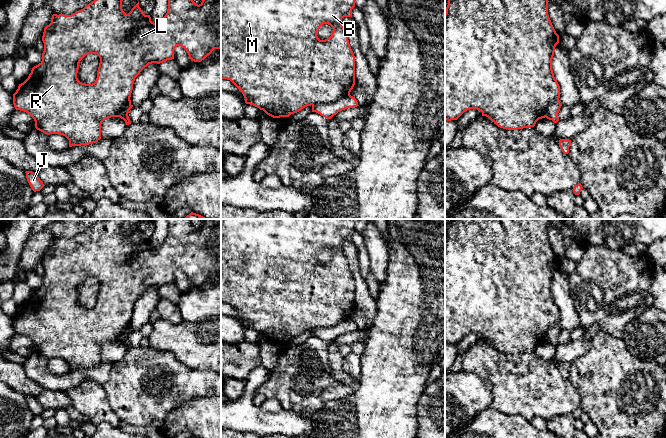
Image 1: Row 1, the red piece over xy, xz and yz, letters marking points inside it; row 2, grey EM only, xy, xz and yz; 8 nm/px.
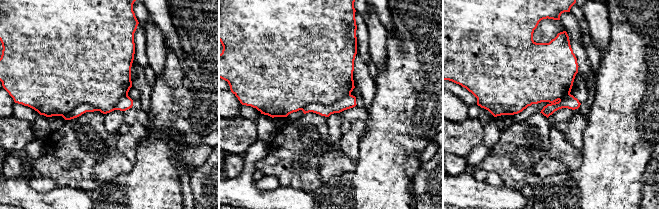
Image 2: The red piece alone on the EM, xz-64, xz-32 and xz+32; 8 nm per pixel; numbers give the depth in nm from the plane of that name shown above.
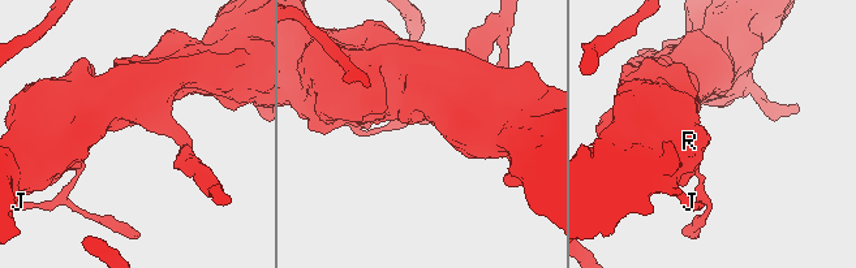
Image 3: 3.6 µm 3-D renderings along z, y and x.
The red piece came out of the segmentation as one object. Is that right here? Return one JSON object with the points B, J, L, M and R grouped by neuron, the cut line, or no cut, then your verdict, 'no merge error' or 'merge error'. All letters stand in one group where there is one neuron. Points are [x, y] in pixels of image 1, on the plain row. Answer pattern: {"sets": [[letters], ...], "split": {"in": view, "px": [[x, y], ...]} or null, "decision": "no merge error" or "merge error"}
{"sets": [["B", "L", "M", "R"], ["J"]], "split": {"in": "xz", "px": [[349, 317], [330, 327], [314, 327], [312, 329]]}, "decision": "merge error"}

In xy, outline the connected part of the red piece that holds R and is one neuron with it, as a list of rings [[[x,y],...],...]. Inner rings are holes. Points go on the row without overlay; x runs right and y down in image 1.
[[[102,219],[96,222],[94,225],[86,229],[83,233],[71,238],[53,238],[51,247],[44,252],[42,265],[44,267],[44,275],[42,277],[42,285],[34,290],[29,298],[28,302],[21,308],[13,318],[13,328],[16,334],[24,335],[28,337],[35,345],[35,352],[47,359],[60,358],[65,360],[69,364],[69,371],[89,369],[96,367],[101,363],[101,348],[104,344],[111,341],[119,341],[120,334],[124,328],[130,323],[133,314],[133,308],[135,302],[140,296],[152,287],[163,287],[167,284],[174,283],[174,274],[177,270],[181,270],[186,274],[191,285],[201,286],[208,279],[212,277],[214,273],[221,272],[221,219],[204,219],[202,226],[196,228],[190,219],[168,219],[168,233],[166,239],[158,246],[151,245],[150,239],[145,239],[139,231],[139,226],[126,238],[122,233],[122,225],[125,219]],[[88,278],[97,278],[100,282],[100,287],[97,295],[97,302],[94,307],[86,308],[82,307],[77,302],[80,285]]]

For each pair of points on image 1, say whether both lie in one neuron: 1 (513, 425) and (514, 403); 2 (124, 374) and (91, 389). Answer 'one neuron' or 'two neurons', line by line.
1: two neurons
2: two neurons

